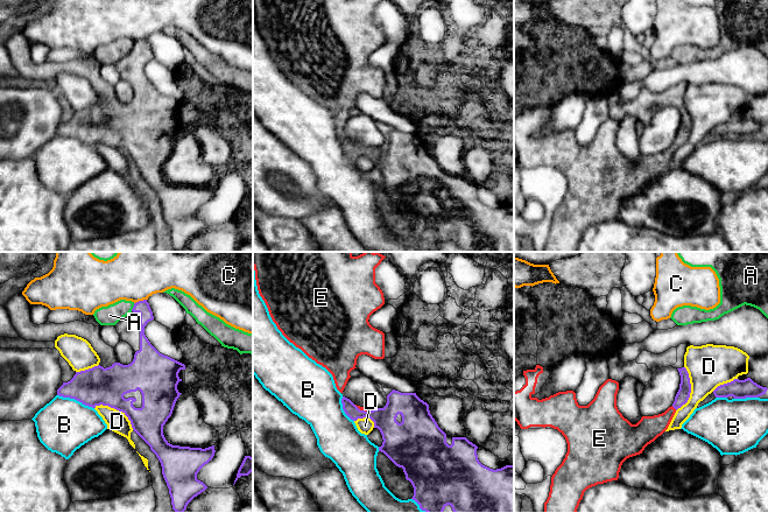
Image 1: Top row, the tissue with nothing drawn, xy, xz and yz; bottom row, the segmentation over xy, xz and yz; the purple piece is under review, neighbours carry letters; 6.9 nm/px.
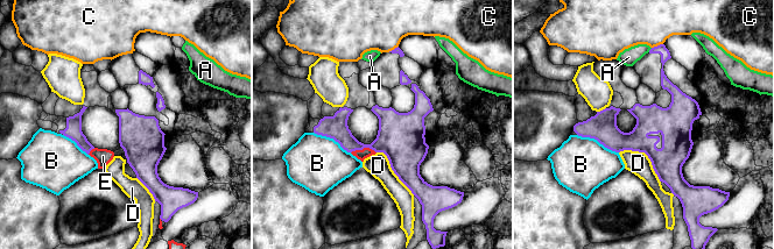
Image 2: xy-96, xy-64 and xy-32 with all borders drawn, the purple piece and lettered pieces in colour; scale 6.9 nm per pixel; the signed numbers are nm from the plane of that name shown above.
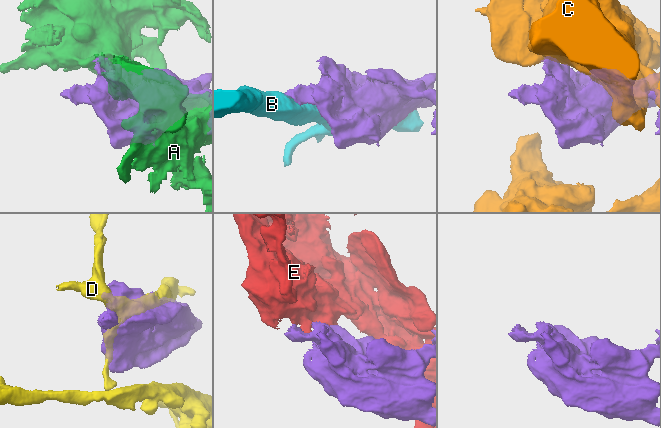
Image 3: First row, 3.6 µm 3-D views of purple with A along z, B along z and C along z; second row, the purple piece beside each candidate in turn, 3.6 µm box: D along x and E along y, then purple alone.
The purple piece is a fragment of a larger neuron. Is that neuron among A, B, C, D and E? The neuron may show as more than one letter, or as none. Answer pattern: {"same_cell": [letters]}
{"same_cell": ["E"]}

